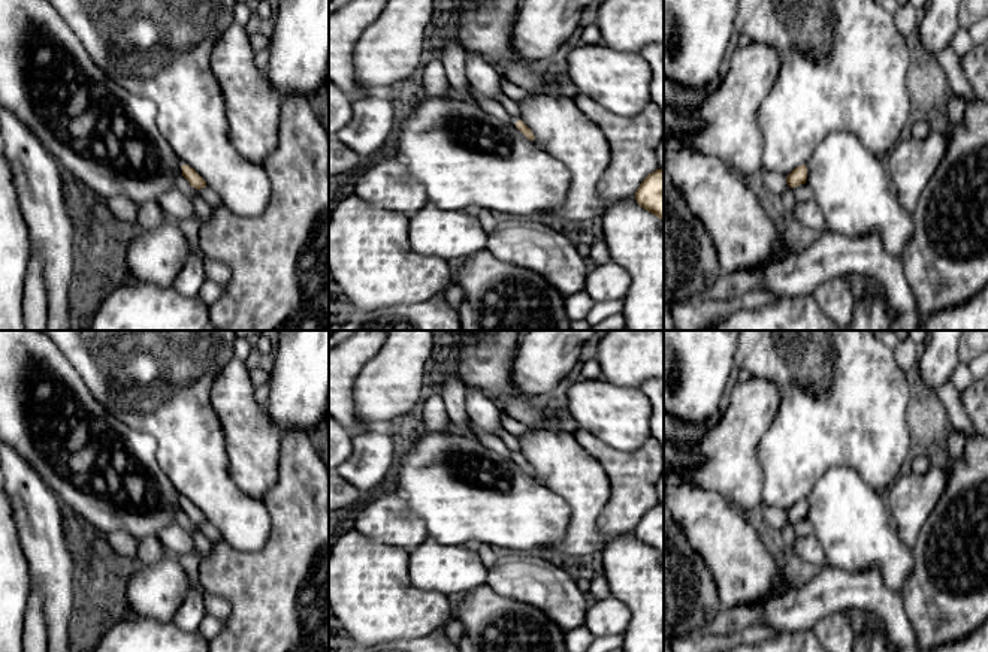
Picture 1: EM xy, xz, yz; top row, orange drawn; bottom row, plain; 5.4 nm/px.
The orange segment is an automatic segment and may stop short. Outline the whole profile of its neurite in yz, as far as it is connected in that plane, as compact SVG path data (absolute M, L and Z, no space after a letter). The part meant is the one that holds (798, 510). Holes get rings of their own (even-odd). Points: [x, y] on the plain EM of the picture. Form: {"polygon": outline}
{"polygon": "M806 499L795 502L788 511L786 517L791 523L806 519L807 516L807 502Z"}

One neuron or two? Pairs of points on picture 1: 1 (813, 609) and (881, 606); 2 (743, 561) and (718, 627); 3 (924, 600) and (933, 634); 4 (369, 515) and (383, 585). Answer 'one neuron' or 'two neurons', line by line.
1: one neuron
2: two neurons
3: one neuron
4: two neurons

